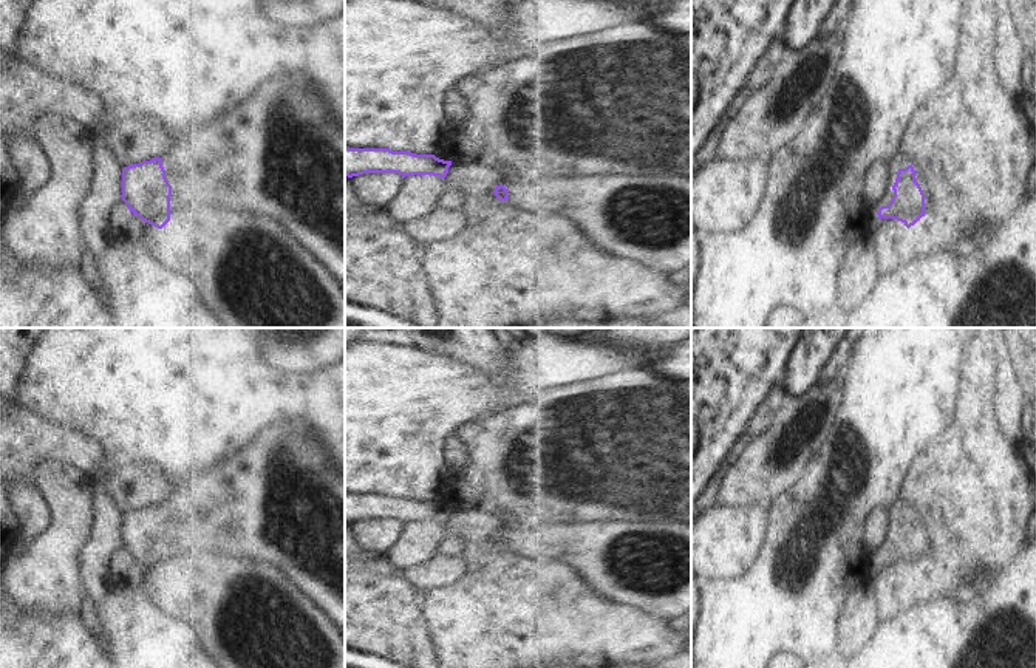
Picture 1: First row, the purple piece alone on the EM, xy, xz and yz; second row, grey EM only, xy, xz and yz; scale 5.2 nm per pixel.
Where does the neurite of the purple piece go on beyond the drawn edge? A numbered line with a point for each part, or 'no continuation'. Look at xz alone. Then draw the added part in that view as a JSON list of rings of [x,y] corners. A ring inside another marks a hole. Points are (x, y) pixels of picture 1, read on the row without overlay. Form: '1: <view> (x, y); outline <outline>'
1: xz (645, 565); outline [[[588,507],[566,523],[532,526],[509,535],[513,557],[527,566],[574,567],[605,598],[673,622],[691,614],[691,523],[682,520],[614,523],[595,520]]]

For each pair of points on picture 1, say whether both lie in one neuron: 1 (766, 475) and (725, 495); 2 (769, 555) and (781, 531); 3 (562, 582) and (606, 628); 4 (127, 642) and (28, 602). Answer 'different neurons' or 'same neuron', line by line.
1: same neuron
2: same neuron
3: same neuron
4: different neurons

